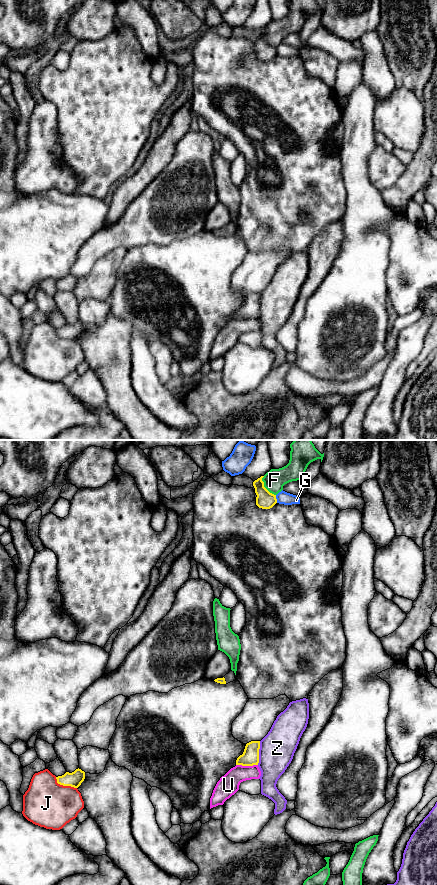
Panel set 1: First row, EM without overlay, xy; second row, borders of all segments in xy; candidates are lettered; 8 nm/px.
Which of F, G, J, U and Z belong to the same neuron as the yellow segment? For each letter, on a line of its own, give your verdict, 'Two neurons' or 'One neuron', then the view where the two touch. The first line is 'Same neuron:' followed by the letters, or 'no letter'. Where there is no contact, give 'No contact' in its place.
Same neuron: no letter
F: Two neurons. Touches yellow in xy
G: Two neurons. Touches yellow in xy
J: Two neurons. Touches yellow in xy
U: Two neurons. Touches yellow in xy
Z: Two neurons. Touches yellow in xy

